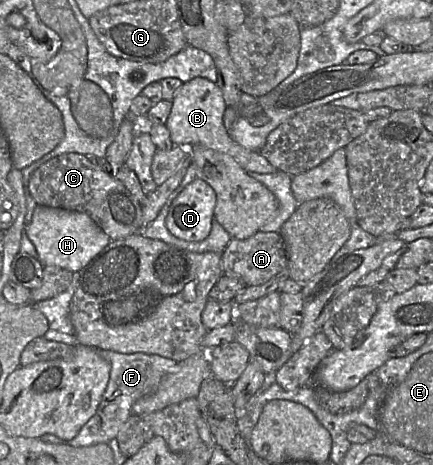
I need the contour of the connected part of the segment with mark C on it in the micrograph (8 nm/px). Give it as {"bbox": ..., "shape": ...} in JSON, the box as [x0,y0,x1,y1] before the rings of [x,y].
{"bbox":[28,153,142,241],"shape":[[[66,153],[50,159],[33,172],[28,188],[39,205],[88,214],[112,241],[142,230],[142,205],[139,201],[121,181],[83,154]]]}

